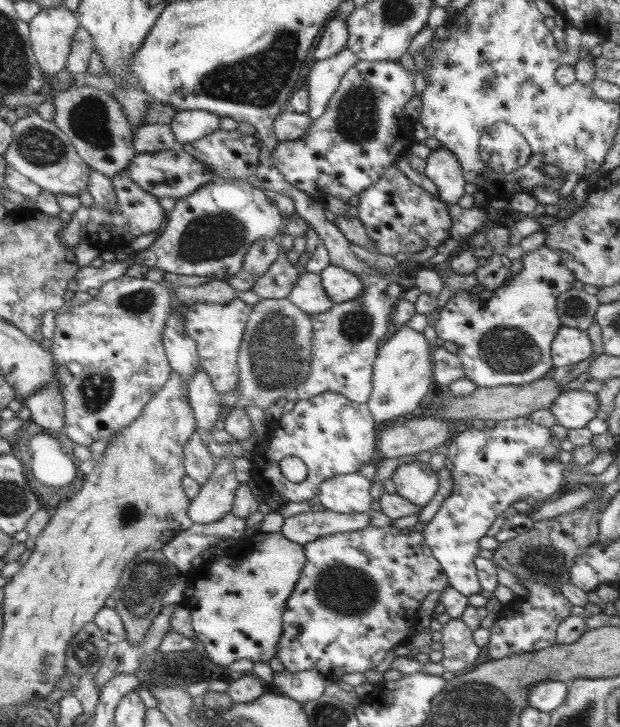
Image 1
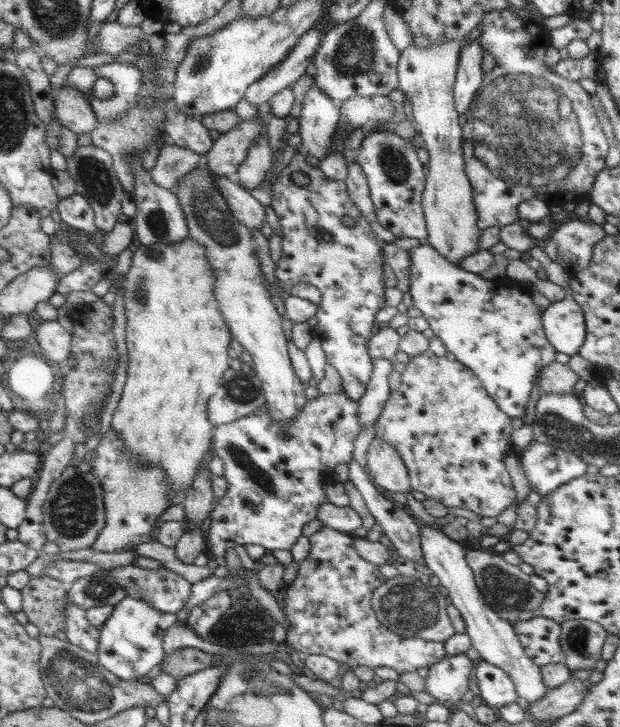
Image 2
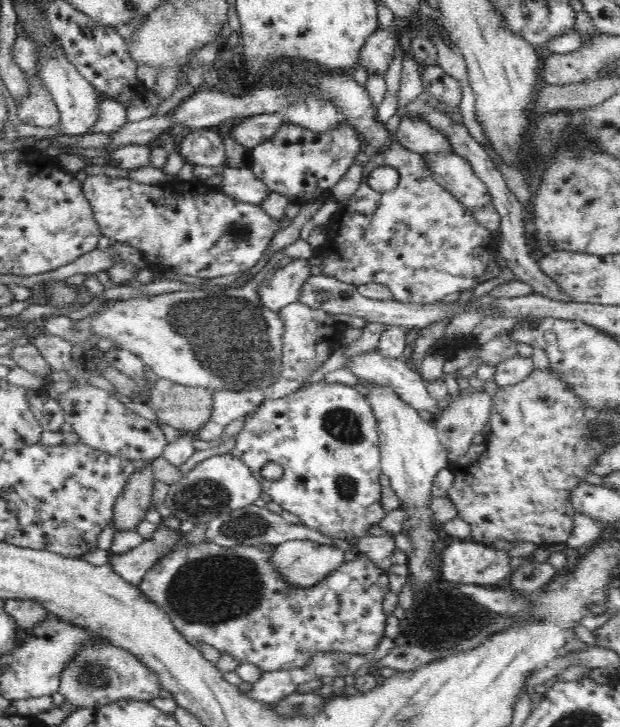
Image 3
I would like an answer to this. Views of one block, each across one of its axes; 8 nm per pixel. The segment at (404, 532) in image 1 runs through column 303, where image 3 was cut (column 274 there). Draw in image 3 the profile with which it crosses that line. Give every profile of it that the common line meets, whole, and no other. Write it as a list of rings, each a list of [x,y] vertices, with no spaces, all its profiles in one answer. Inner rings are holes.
[[[180,531],[180,542],[178,542],[178,546],[174,546],[158,564],[154,564],[154,566],[146,572],[142,583],[138,585],[139,590],[146,595],[146,599],[150,600],[150,602],[156,602],[156,605],[160,605],[162,610],[170,615],[170,621],[172,621],[174,627],[186,637],[188,643],[197,647],[198,642],[205,642],[217,648],[221,653],[230,653],[232,657],[236,657],[236,659],[240,661],[240,664],[244,662],[256,664],[262,672],[292,671],[302,668],[306,664],[306,661],[318,651],[372,656],[376,651],[378,643],[385,634],[386,615],[382,610],[382,601],[384,600],[384,595],[390,590],[389,578],[388,575],[386,575],[388,570],[384,571],[376,567],[364,553],[359,552],[358,556],[355,556],[350,562],[342,563],[342,566],[338,566],[338,570],[330,572],[321,583],[311,588],[307,587],[306,589],[302,589],[302,587],[296,587],[296,585],[288,583],[286,579],[282,579],[282,575],[273,567],[269,556],[274,547],[275,545],[272,544],[256,544],[256,546],[238,544],[226,549],[223,546],[218,546],[213,542],[206,542],[205,540],[198,543],[186,543],[186,533]]]

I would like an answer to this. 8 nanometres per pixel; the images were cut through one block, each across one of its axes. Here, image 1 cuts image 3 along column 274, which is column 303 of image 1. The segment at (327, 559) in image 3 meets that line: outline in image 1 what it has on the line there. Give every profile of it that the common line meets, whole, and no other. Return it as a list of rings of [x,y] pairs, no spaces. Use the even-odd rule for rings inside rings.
[[[258,532],[249,538],[248,550],[238,558],[220,557],[215,561],[204,561],[188,576],[188,590],[184,592],[184,605],[190,611],[192,626],[197,638],[203,641],[210,660],[218,666],[227,666],[248,658],[253,663],[268,662],[277,656],[278,643],[283,631],[282,617],[287,610],[286,601],[305,565],[307,556],[303,545],[292,542],[281,532]]]

